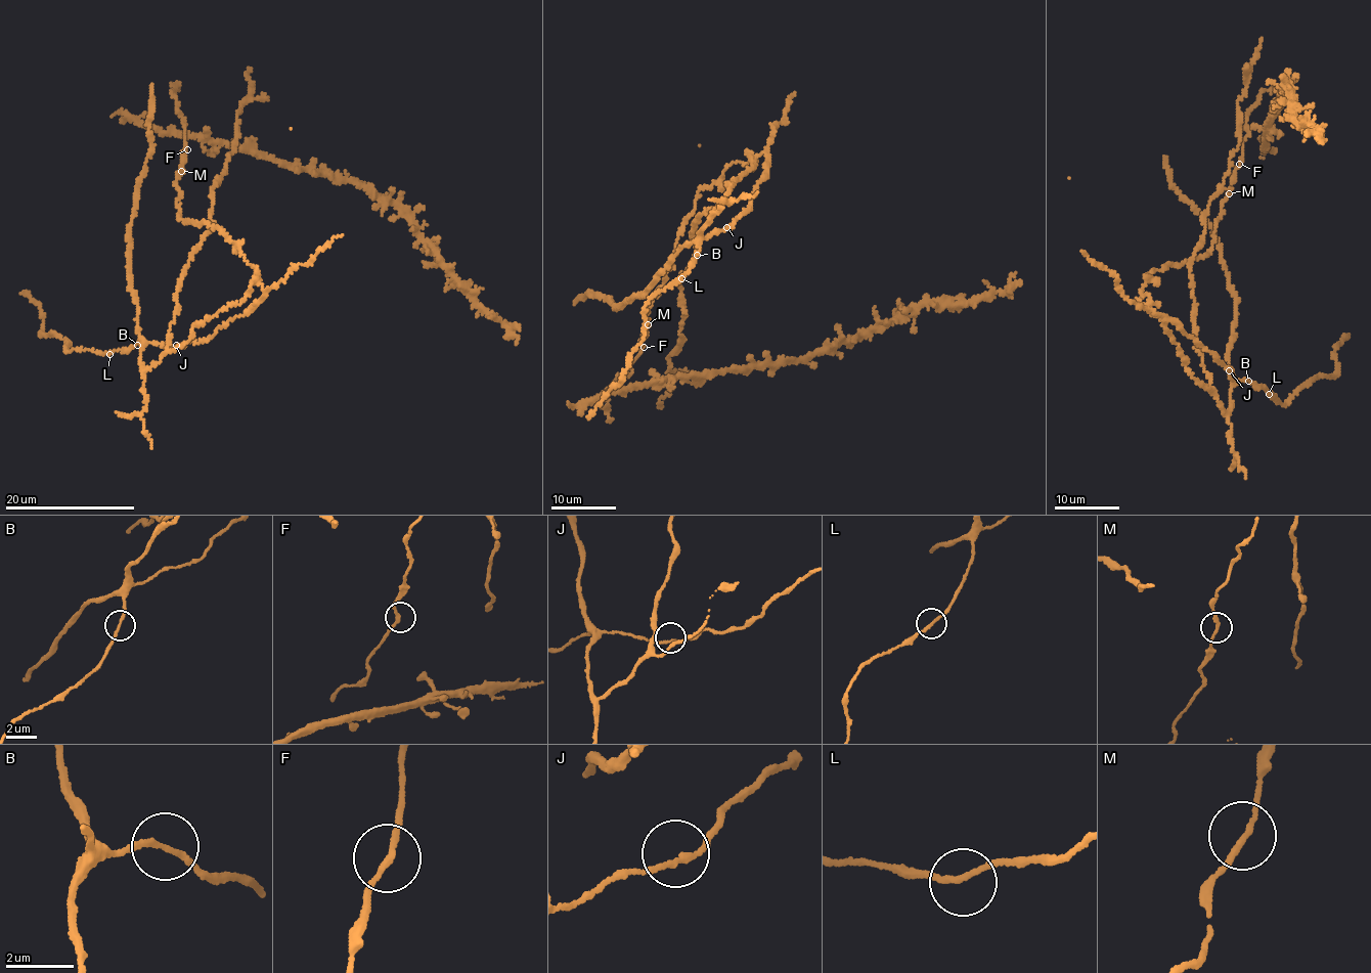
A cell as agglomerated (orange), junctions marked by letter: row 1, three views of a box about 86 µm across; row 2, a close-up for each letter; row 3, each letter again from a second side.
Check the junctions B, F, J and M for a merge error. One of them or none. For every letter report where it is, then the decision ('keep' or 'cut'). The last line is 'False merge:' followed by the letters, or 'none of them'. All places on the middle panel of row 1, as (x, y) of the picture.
B: at (697, 255); keep
F: at (644, 347); keep
J: at (726, 227); keep
M: at (648, 324); keep
False merge: none of them

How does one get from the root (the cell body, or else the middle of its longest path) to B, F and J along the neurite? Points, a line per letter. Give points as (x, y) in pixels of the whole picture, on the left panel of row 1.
B: (233, 241), (254, 267), (262, 290), (257, 305), (205, 341), (173, 347), (144, 341), (137, 345)
F: (233, 241), (219, 228), (179, 218), (180, 189), (175, 183), (187, 149)
J: (233, 241), (254, 267), (264, 295), (262, 299), (252, 310), (232, 318), (205, 341), (176, 345)

